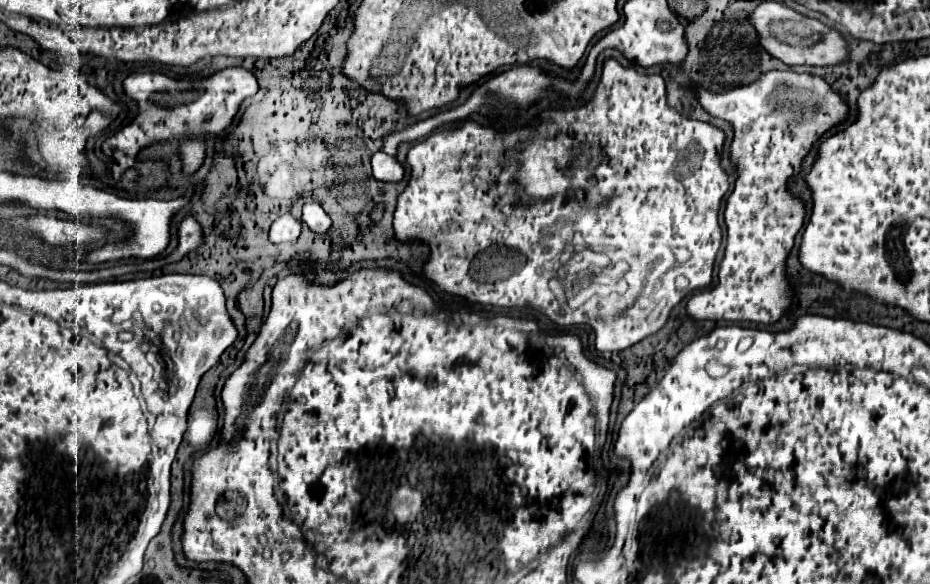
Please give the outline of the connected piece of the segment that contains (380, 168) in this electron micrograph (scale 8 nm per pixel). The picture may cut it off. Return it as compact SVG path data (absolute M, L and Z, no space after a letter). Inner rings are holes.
M376 152L372 156L372 174L382 182L400 182L404 178L404 168L396 158L384 152Z

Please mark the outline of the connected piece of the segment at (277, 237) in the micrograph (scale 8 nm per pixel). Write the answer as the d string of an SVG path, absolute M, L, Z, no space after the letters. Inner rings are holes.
M284 214L280 218L276 218L272 222L272 228L270 228L270 242L272 244L280 244L280 242L292 242L300 236L300 224L294 216L290 214Z

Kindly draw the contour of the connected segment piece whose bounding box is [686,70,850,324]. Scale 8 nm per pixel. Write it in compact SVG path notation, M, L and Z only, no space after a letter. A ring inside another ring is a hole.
M768 72L762 74L756 82L748 86L738 86L724 92L704 90L698 82L688 84L690 94L696 98L698 106L706 110L710 116L728 122L734 130L734 138L730 142L730 162L736 168L736 182L730 194L730 202L724 208L724 222L728 230L726 252L720 262L718 284L712 288L694 294L686 312L692 320L750 320L762 324L778 322L792 304L794 288L786 276L786 258L794 246L794 238L804 224L806 206L794 196L788 188L788 182L800 174L802 160L808 156L812 146L834 126L846 122L850 114L850 106L842 94L830 88L830 84L812 74L796 74L796 72Z

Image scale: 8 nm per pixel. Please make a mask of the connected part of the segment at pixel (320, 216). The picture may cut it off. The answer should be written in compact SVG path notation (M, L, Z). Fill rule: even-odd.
M314 200L306 202L304 204L304 210L302 210L302 222L312 230L312 232L318 232L318 234L324 234L328 228L330 228L330 218L328 214L322 210L322 206Z

